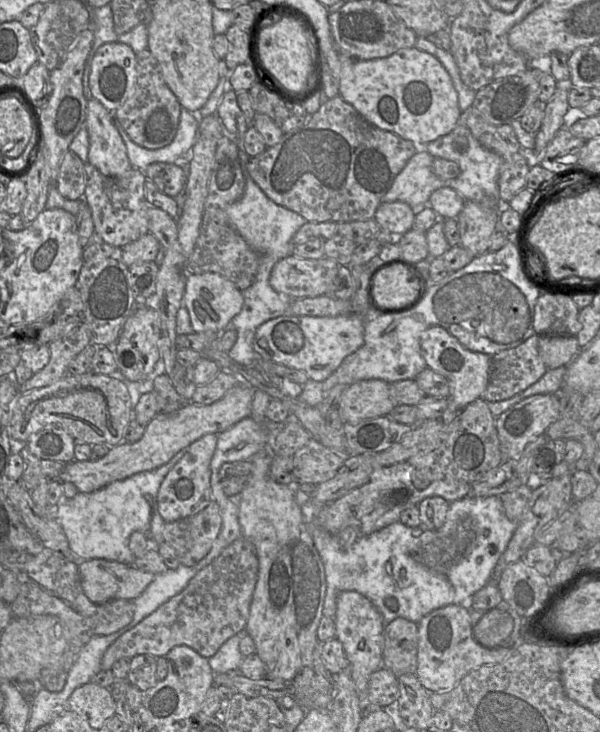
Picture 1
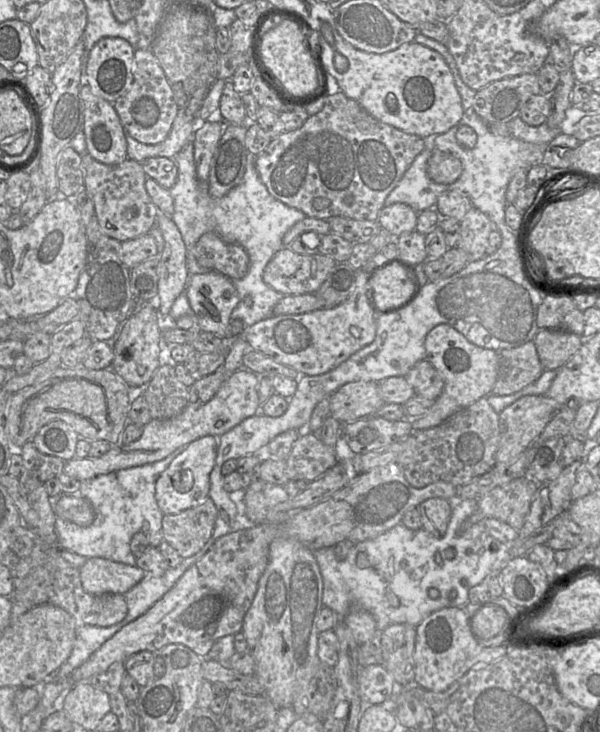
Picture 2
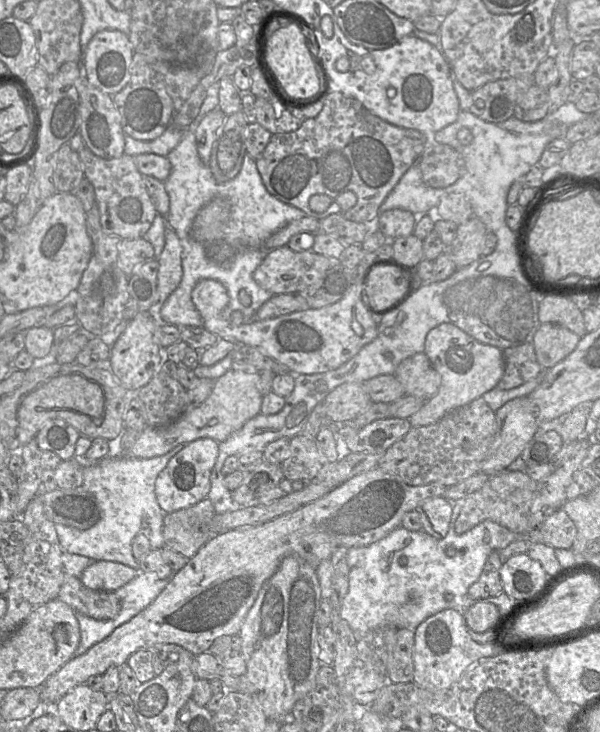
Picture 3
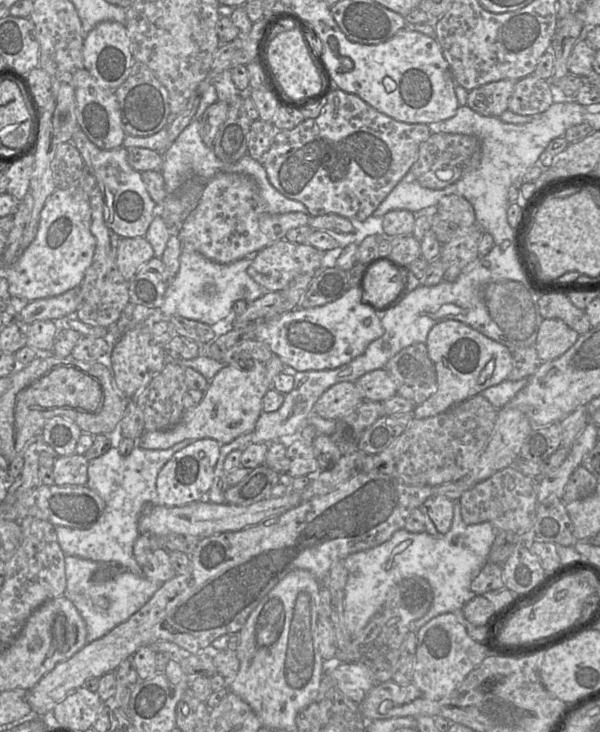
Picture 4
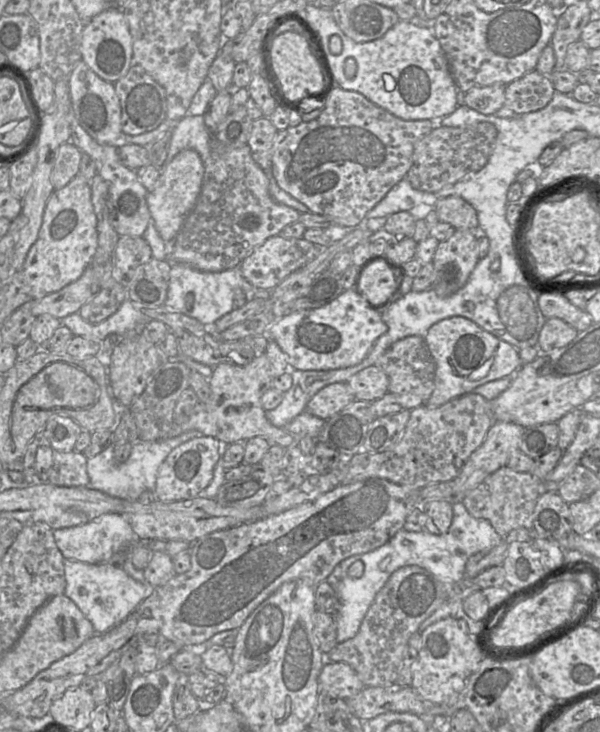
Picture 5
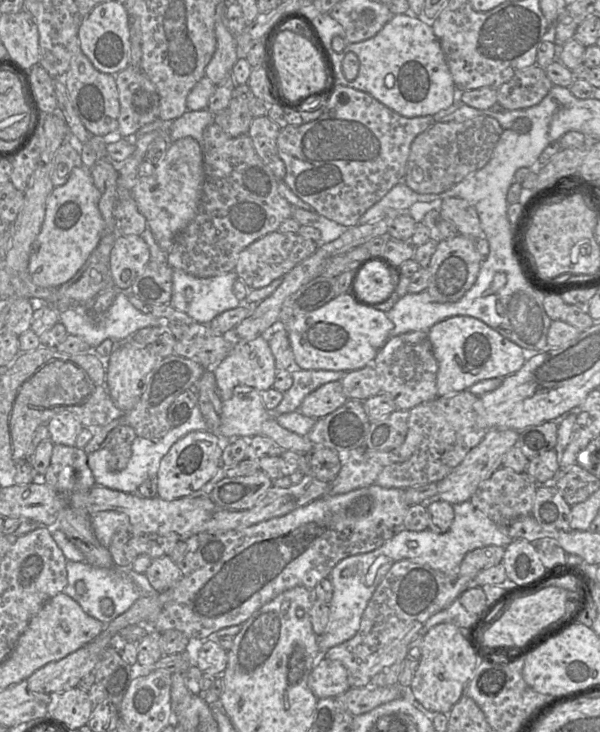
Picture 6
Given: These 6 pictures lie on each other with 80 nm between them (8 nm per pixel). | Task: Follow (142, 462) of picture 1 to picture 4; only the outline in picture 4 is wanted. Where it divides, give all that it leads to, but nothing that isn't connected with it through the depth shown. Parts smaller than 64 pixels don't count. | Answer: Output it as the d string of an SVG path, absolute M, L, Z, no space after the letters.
M256 360L255 367L250 371L226 364L209 382L204 398L196 407L186 410L181 420L168 430L144 432L137 440L137 445L143 449L163 450L186 439L210 438L220 445L229 443L254 430L263 412L263 398L270 388L265 363Z

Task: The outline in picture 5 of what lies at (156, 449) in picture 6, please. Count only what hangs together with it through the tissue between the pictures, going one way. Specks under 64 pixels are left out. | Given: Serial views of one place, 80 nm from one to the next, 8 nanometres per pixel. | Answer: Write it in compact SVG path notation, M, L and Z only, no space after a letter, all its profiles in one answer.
M191 430L172 438L155 441L136 441L132 444L130 456L123 463L115 462L115 446L110 445L96 456L87 459L88 486L109 496L128 501L137 501L139 496L146 490L151 490L155 493L158 469L168 454L180 444L199 436L202 436L199 431Z

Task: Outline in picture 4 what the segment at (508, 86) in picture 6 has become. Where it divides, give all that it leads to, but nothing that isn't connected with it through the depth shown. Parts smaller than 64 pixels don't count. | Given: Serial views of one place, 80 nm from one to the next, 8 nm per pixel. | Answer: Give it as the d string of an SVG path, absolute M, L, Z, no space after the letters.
M530 75L516 82L508 109L515 114L537 116L556 101L556 90L549 81Z

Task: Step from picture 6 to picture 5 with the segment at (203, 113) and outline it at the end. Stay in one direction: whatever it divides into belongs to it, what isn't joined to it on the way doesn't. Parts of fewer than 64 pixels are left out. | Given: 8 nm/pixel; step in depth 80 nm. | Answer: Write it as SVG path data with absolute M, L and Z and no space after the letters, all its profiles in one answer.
M185 115L173 130L165 163L184 149L197 151L204 162L211 154L212 135L203 115Z

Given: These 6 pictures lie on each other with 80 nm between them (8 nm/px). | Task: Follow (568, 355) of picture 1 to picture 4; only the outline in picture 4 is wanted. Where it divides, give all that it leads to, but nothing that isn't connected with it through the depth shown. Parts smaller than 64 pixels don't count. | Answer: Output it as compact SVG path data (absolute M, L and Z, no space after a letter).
M544 319L534 344L539 359L548 362L562 356L575 344L579 335L561 319Z

